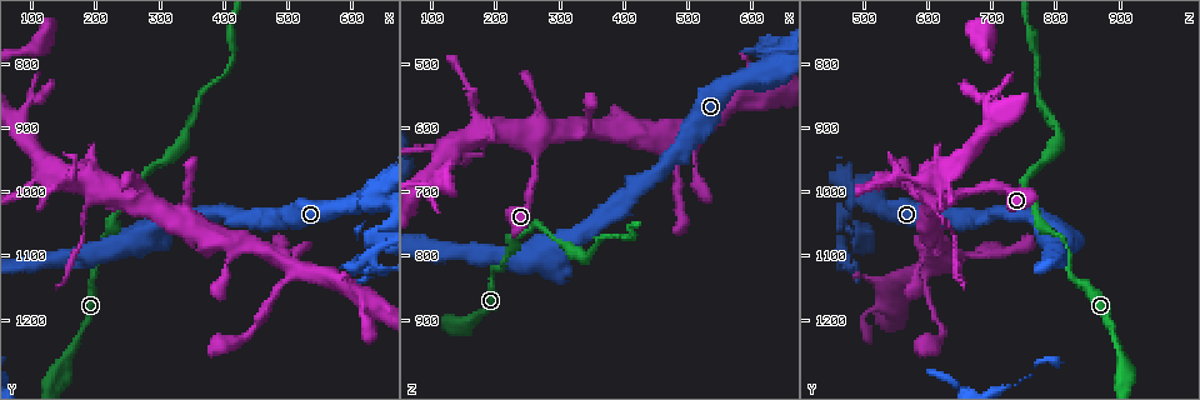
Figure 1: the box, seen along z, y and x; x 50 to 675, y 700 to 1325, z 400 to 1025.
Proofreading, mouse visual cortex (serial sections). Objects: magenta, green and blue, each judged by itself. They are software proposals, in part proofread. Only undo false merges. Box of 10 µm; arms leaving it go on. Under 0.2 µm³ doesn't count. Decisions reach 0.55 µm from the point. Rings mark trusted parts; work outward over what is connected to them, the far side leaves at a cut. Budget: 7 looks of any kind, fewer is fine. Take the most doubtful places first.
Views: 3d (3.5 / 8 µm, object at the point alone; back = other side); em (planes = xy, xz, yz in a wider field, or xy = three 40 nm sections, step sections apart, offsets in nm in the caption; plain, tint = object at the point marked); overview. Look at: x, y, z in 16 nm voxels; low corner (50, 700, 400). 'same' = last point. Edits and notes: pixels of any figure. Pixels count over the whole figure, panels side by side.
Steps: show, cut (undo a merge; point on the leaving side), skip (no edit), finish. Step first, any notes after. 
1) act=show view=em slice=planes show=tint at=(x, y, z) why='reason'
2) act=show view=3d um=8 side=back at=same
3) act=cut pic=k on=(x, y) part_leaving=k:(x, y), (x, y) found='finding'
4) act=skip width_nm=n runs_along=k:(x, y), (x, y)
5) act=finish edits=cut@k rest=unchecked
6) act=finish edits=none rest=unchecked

act=show view=3d um=3.5 side=back at=(510, 1120, 605) why='three arms meet'

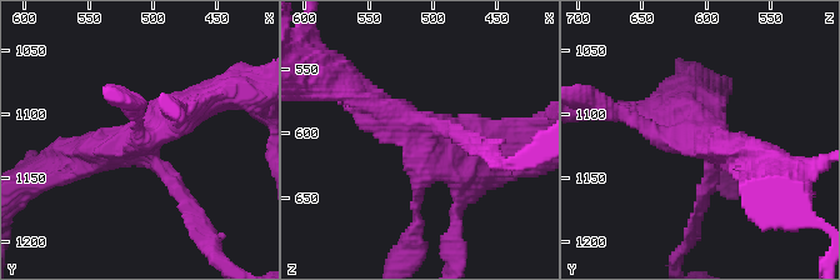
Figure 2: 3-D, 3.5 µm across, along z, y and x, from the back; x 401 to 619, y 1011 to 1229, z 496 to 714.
act=show view=em slice=xy step=1 show=tint at=(508, 1118, 602) why='now the EM'

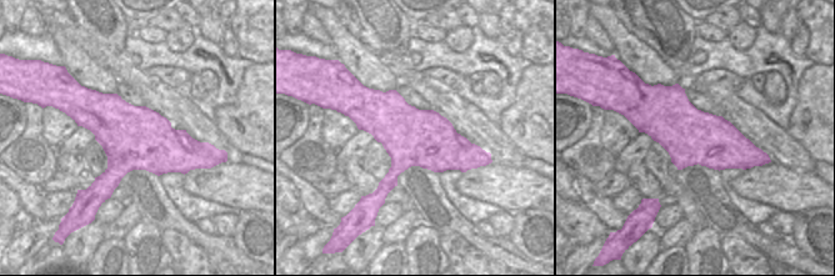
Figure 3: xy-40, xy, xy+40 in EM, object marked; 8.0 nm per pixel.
act=skip runs_along=2:(491, 150), (454, 154), (354, 90) found='one cell here'

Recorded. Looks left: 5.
act=show view=3d um=3.5 at=(625, 1015, 505) why='abrupt turn'

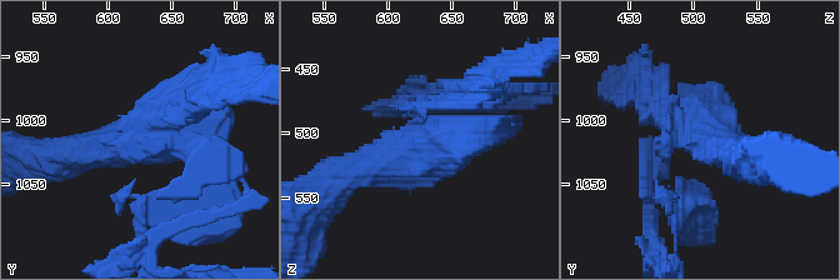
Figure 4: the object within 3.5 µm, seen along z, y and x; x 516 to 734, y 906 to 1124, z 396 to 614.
act=show view=em slice=xy step=5 show=tint at=(622, 1016, 506)

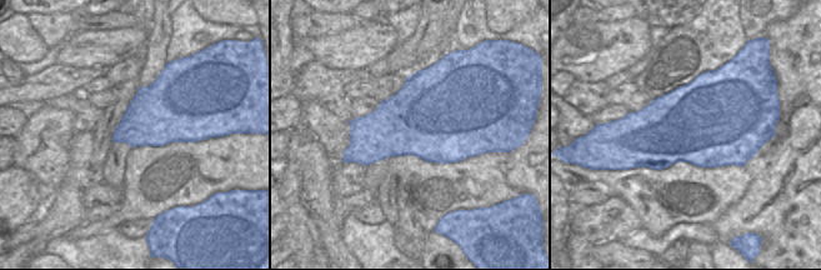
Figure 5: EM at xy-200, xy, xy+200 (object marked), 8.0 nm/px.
act=cut pic=4 on=(658, 178) found='a second cell is stuck on'

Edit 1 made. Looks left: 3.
act=show view=3d um=3.5 at=(140, 1265, 905) why='sudden change in width'

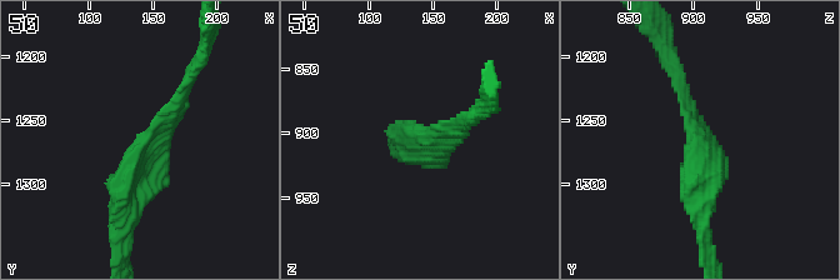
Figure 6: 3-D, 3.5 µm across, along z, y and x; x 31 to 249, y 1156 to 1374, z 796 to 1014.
act=show view=em slice=xy step=2 show=tint at=(140, 1270, 906)

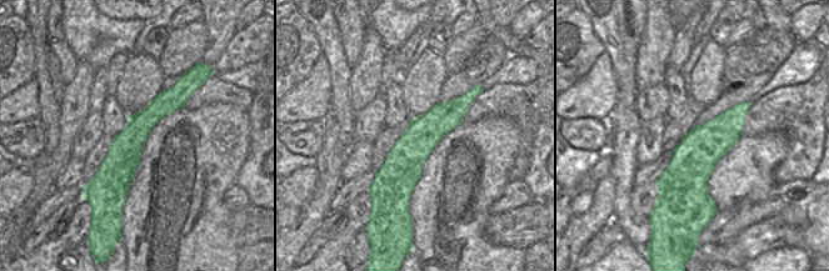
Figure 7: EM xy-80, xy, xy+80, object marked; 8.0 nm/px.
act=skip runs_along=6:(188, 79), (138, 148), (110, 213) found='all the same cell'

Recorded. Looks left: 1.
act=finish edits=cut@4 rest=unchecked

